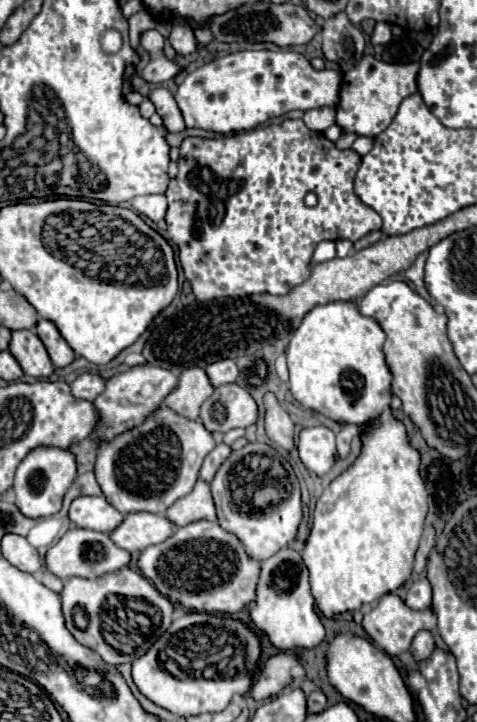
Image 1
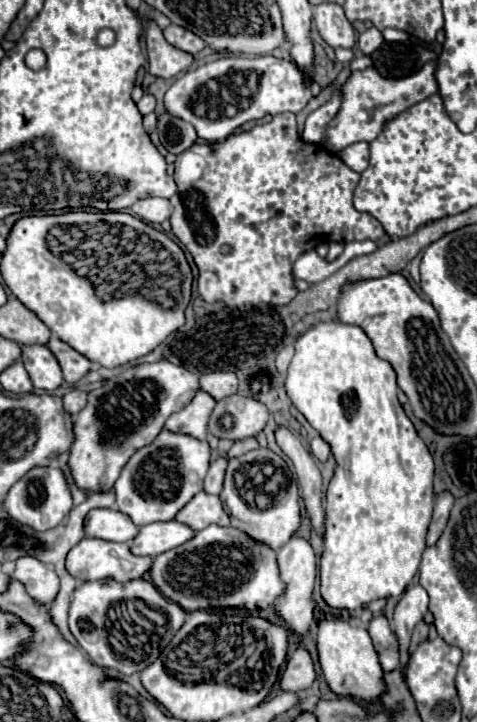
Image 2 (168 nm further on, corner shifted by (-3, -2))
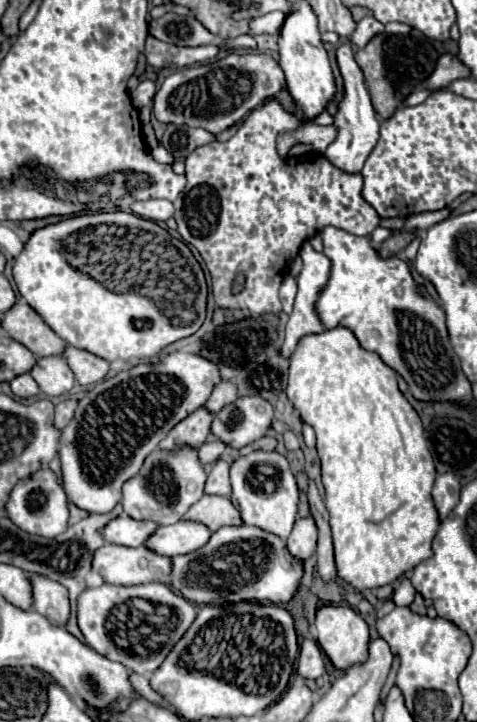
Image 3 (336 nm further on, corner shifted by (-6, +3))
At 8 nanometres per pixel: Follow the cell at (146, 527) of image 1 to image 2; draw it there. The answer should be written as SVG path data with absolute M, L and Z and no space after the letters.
M169 520L169 522L155 522L149 526L141 526L137 538L131 542L131 552L137 556L159 556L167 550L173 550L195 536L195 530L189 526Z

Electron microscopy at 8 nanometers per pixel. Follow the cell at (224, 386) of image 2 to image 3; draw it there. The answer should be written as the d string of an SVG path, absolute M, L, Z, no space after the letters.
M222 379L220 385L216 385L216 389L212 391L206 407L212 411L212 413L218 413L224 405L230 405L232 401L236 401L238 395L236 395L236 383L230 381L230 379Z

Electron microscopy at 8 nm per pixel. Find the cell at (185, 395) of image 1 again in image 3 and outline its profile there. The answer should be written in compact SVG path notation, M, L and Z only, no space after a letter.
M206 407L196 409L190 413L184 421L176 423L168 437L160 443L160 449L172 449L176 445L190 445L190 447L200 447L208 433L210 433L210 423L212 423L212 413Z

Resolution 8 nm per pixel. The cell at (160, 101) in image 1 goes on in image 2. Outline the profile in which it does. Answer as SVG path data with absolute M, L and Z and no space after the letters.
M163 114L157 122L157 134L161 144L171 154L181 154L191 148L197 140L197 132L191 124L181 122L181 118L173 118L171 114Z

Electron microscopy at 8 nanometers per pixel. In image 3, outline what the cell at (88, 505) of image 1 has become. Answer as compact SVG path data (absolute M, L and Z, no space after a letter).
M128 515L114 517L104 525L100 531L106 543L116 543L116 545L126 545L126 547L140 547L146 543L146 539L152 535L156 525L152 521L136 521Z

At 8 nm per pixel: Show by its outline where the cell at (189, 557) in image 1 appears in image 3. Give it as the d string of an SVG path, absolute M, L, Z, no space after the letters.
M250 525L220 527L218 531L212 533L212 537L208 539L208 545L196 549L196 553L186 553L186 555L180 555L180 557L172 557L172 573L170 573L170 579L172 579L172 587L174 587L178 593L182 593L188 601L198 603L198 605L222 605L222 603L238 603L238 601L258 601L258 603L268 601L268 603L276 603L276 605L278 605L278 603L288 603L288 601L294 597L294 593L296 593L296 589L298 589L298 583L300 583L300 579L302 579L302 563L296 561L296 559L288 553L286 543L284 543L280 537L276 537L276 535L268 533L268 531L262 531L262 529L250 527Z

